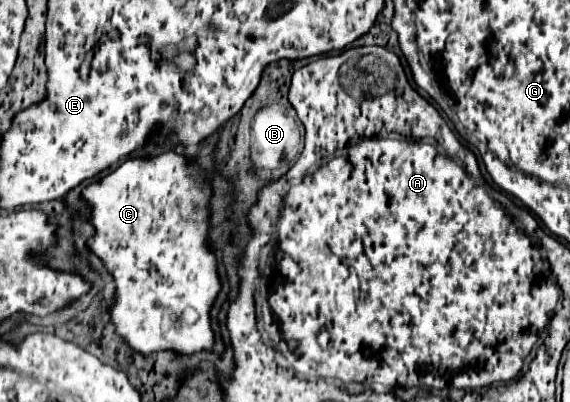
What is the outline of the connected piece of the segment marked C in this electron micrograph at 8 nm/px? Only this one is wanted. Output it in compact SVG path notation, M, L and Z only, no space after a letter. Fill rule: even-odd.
M174 151L162 153L158 157L152 159L130 159L126 163L120 165L118 171L112 171L110 175L106 175L102 181L92 183L84 189L84 197L92 203L94 207L94 215L92 215L92 225L96 229L94 237L88 241L88 247L102 259L102 263L106 265L106 269L114 275L116 281L116 305L112 307L112 323L116 325L116 333L138 353L156 353L156 351L166 351L172 349L176 353L196 353L202 349L212 349L214 345L214 333L210 327L210 307L220 291L220 281L218 281L218 273L216 273L216 257L210 253L208 245L206 245L206 233L208 233L208 207L210 198L212 197L211 187L204 185L204 177L196 175L196 165L188 165L188 161L182 155L176 155Z

